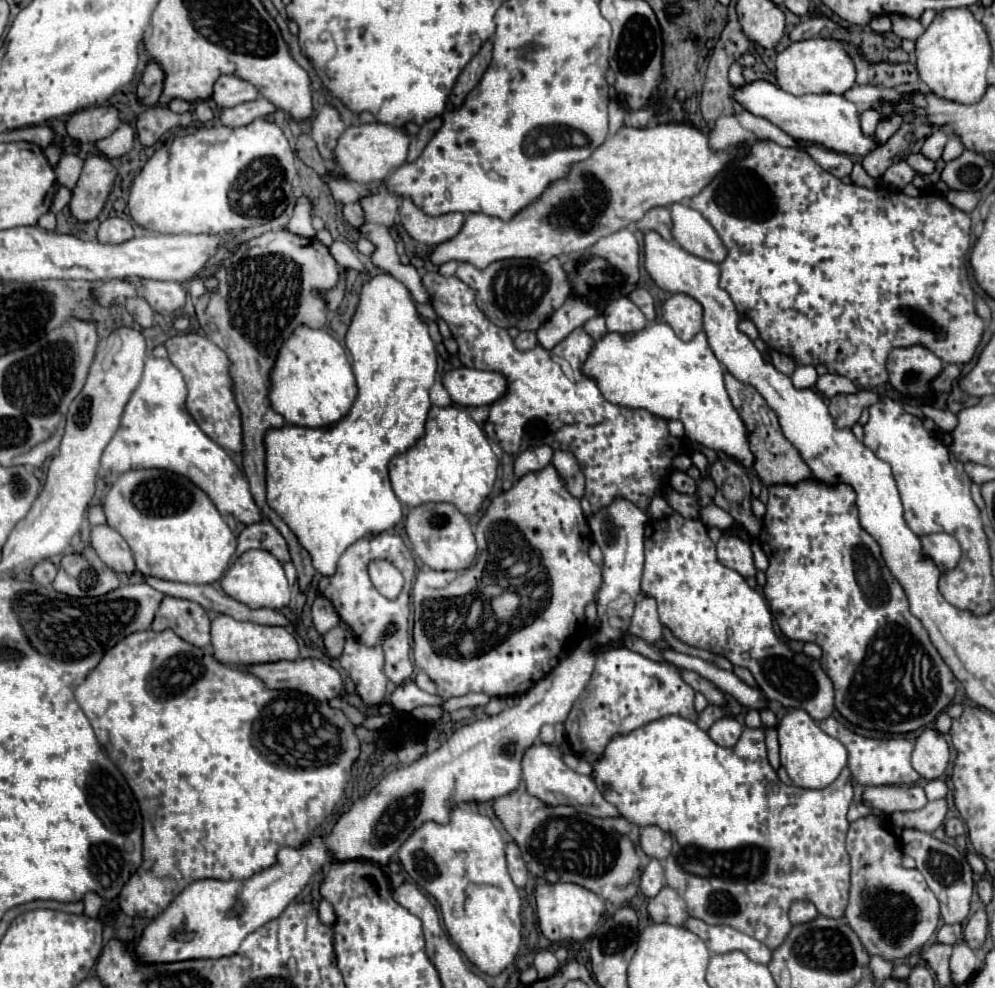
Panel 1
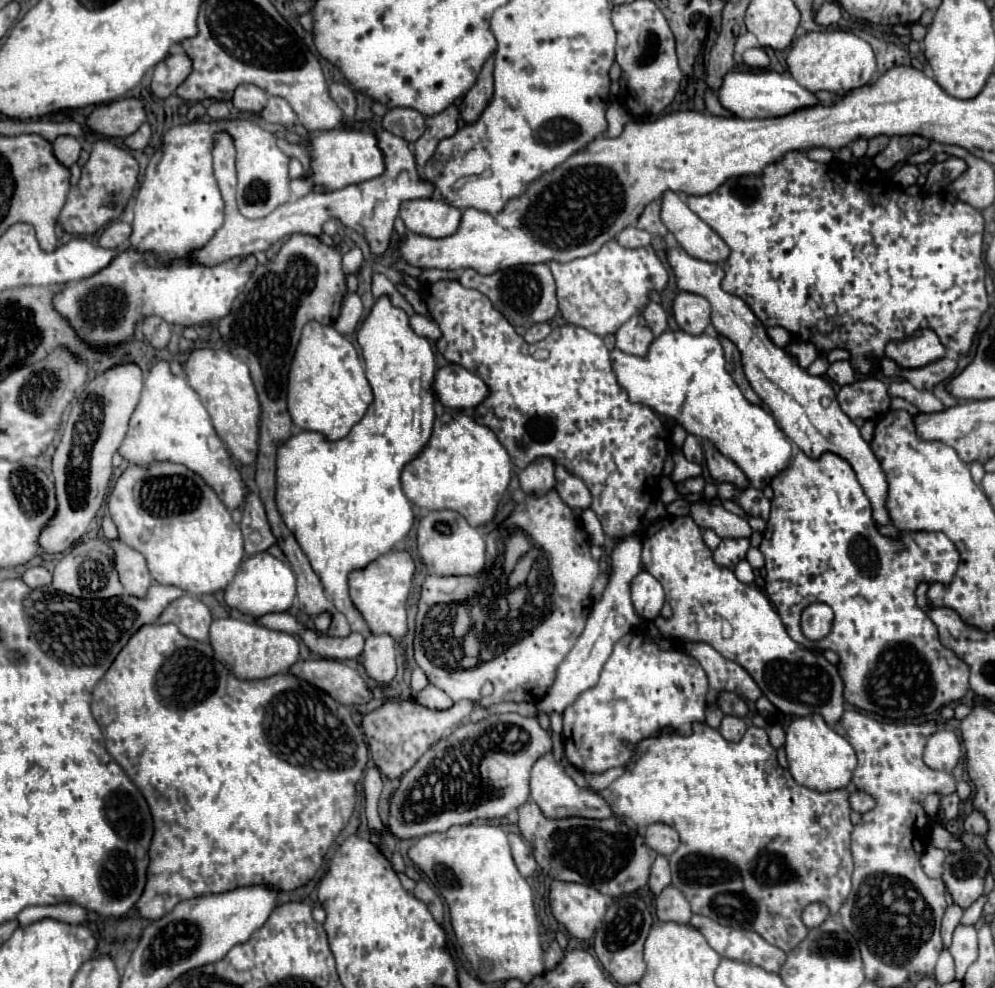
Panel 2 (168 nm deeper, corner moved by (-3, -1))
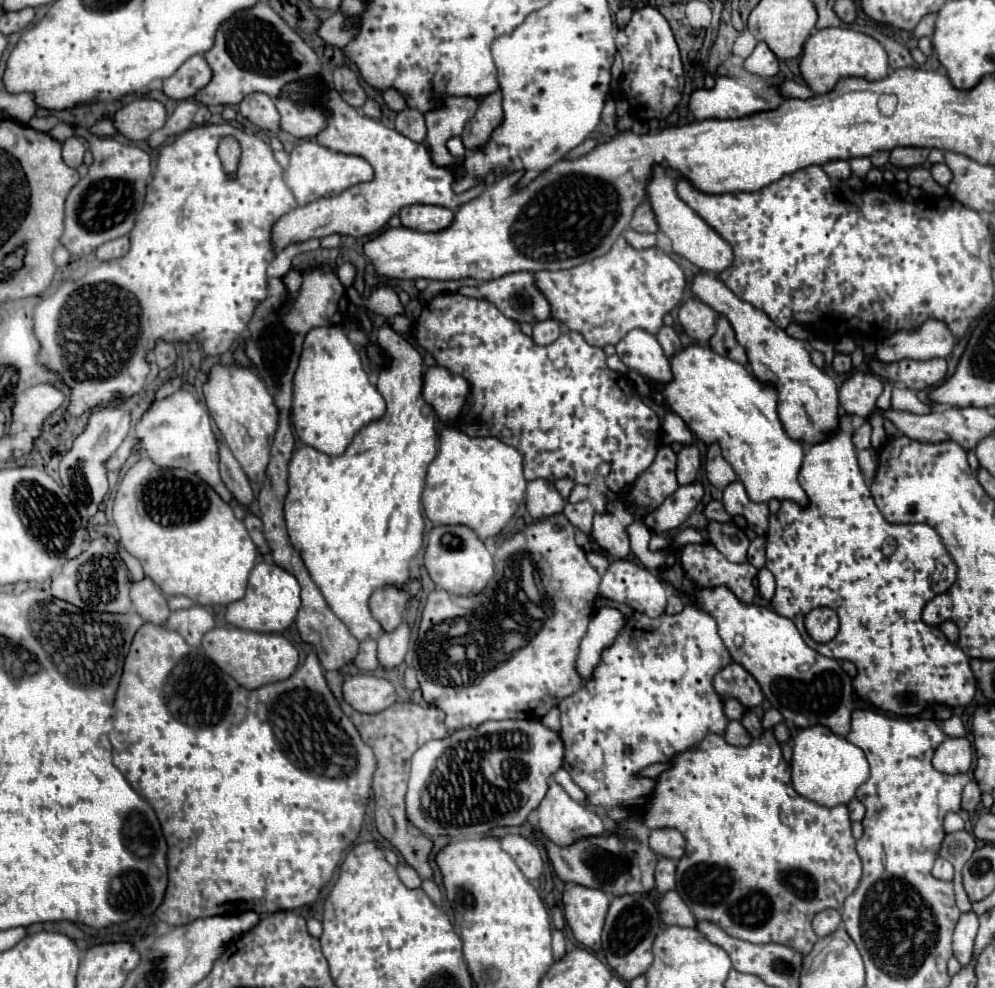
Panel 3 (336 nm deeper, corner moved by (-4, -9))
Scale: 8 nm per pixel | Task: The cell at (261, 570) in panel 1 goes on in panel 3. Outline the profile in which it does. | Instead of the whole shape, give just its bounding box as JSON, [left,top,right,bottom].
[225,562,301,632]

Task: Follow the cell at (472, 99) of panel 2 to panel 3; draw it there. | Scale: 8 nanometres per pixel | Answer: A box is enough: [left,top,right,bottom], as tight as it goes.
[461,92,503,150]

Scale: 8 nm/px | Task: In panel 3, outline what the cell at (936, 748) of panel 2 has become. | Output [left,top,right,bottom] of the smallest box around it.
[933,738,973,774]

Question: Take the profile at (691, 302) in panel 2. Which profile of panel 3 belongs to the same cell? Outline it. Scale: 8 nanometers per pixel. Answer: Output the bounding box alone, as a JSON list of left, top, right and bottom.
[679,298,715,344]

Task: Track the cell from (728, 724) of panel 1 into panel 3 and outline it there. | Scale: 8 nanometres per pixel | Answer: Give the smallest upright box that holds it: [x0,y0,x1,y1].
[723,720,751,746]

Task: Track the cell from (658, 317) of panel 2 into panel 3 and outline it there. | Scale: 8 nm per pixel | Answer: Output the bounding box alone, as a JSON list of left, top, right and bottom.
[657,326,681,358]

